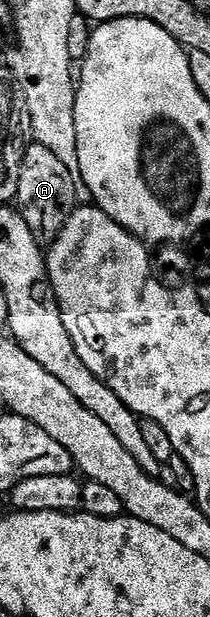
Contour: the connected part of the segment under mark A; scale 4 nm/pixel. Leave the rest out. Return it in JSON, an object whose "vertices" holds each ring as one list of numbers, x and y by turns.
{"vertices":[[37,144,26,147,24,160,20,164,20,184,16,209,24,224,28,224,32,236,36,236,38,245,48,248,60,236,64,224,78,206,74,180,76,175,64,168,64,163,49,148]]}

